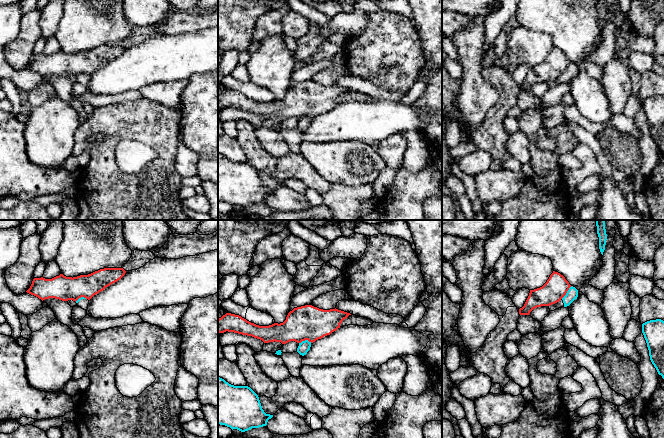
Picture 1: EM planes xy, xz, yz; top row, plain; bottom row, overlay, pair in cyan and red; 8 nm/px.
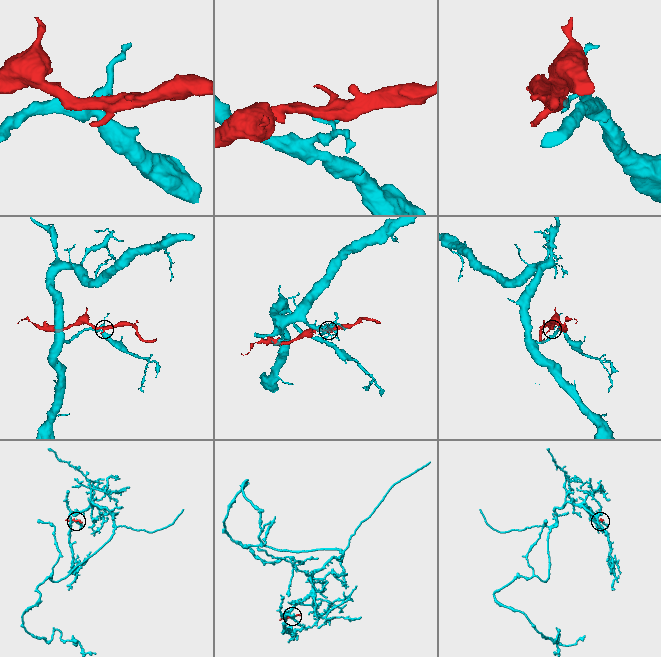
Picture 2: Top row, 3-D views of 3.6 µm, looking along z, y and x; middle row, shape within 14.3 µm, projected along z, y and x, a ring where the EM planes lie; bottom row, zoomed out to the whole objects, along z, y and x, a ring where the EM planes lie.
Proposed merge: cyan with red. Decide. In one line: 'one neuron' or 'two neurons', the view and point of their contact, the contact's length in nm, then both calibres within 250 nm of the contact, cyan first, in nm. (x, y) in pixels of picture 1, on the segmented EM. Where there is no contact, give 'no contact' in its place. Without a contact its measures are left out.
two neurons | yz (567, 292) | 130 nm | 90/190 nm

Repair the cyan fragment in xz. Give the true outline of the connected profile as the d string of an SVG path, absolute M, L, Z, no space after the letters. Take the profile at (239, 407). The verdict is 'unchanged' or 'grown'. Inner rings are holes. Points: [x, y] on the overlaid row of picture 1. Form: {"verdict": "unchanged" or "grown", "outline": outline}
{"verdict": "unchanged", "outline": "M218 377L218 424L230 427L232 430L237 429L241 432L248 431L252 428L259 428L267 425L273 415L266 414L262 409L258 395L248 386L234 386Z"}

